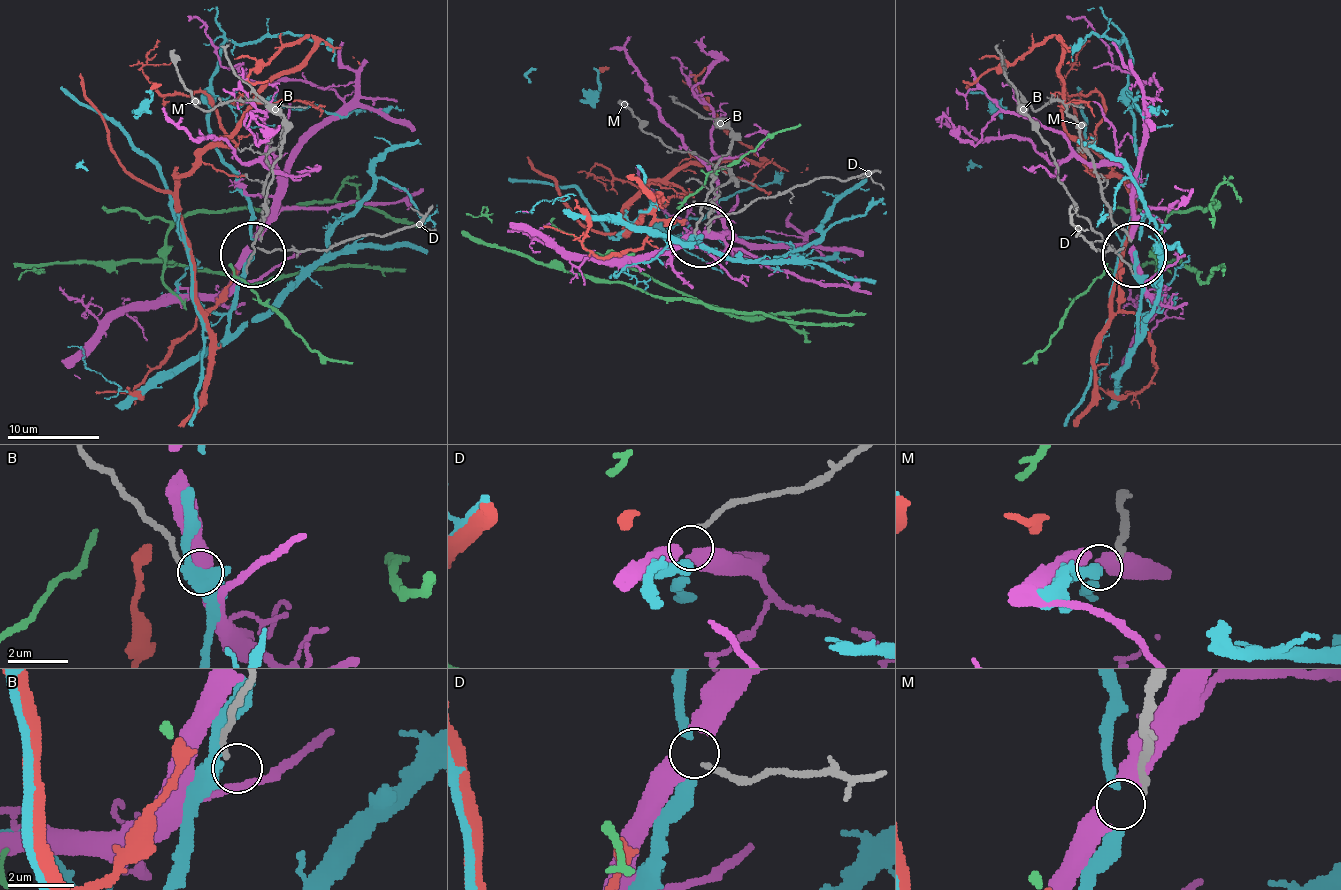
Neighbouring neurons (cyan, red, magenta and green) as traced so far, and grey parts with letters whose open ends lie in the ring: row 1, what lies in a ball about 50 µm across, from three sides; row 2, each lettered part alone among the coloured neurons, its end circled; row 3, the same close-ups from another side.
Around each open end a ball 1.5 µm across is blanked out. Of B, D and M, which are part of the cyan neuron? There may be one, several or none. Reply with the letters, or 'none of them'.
M

